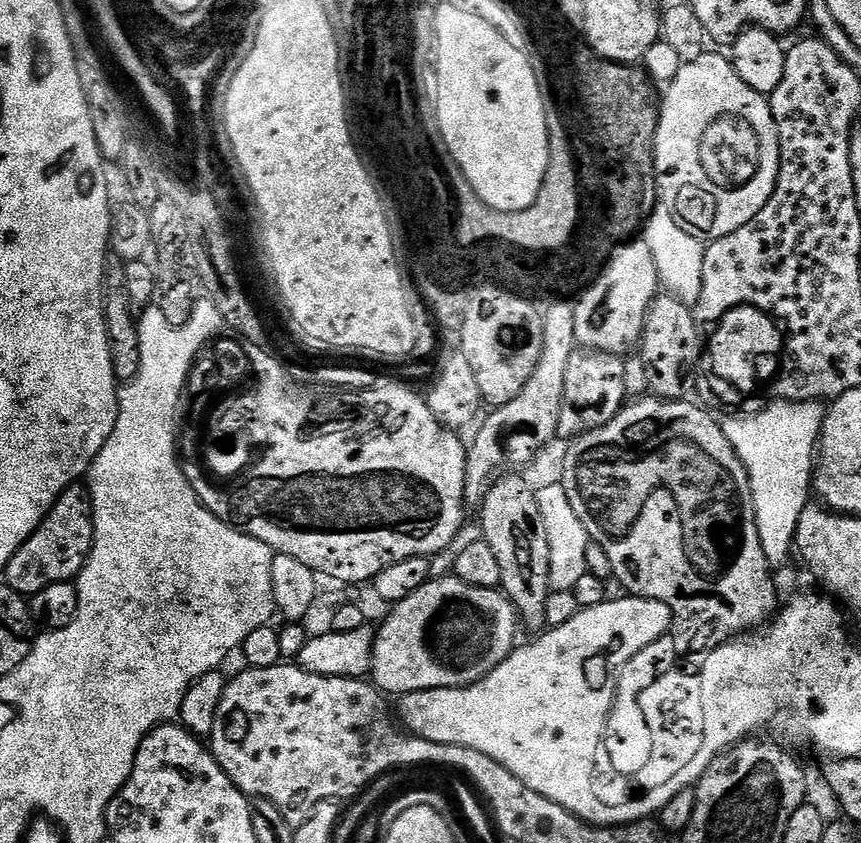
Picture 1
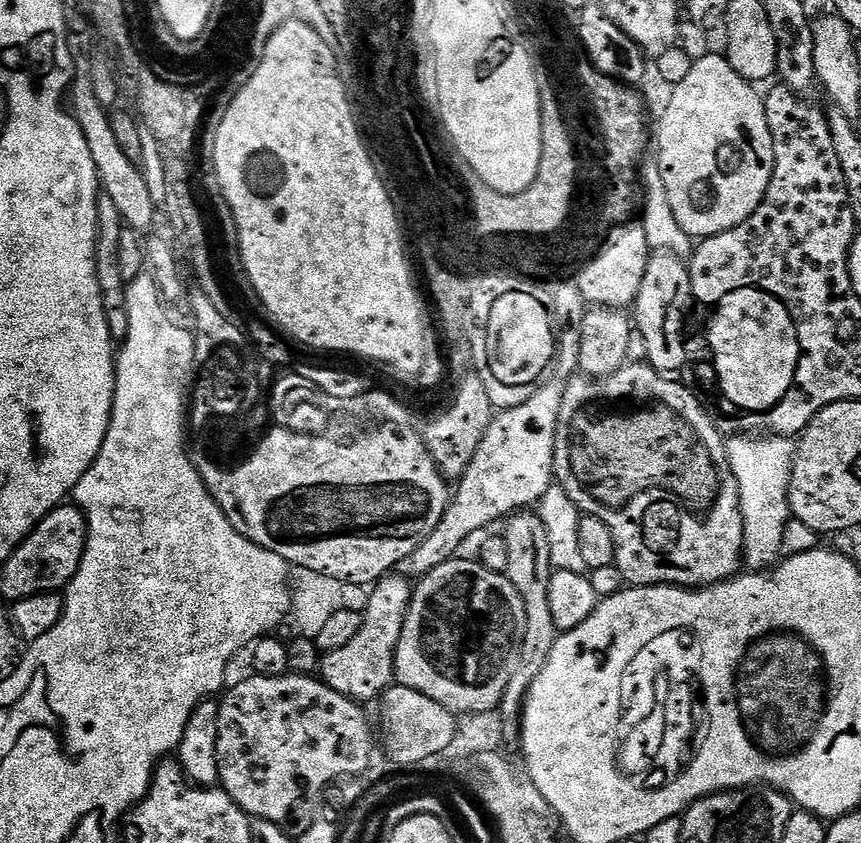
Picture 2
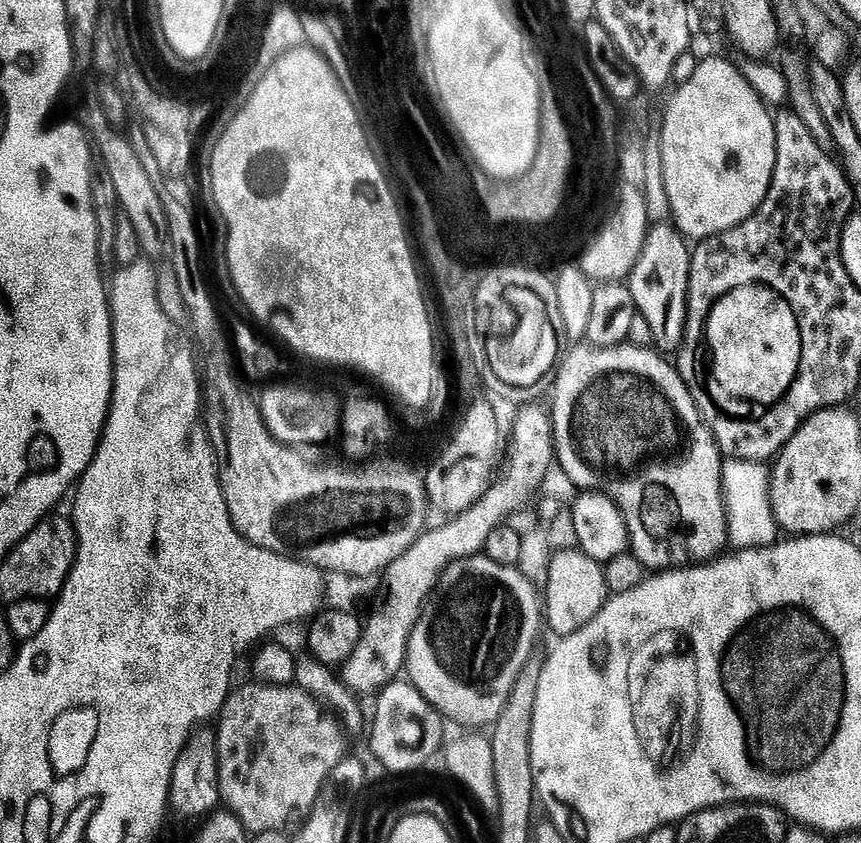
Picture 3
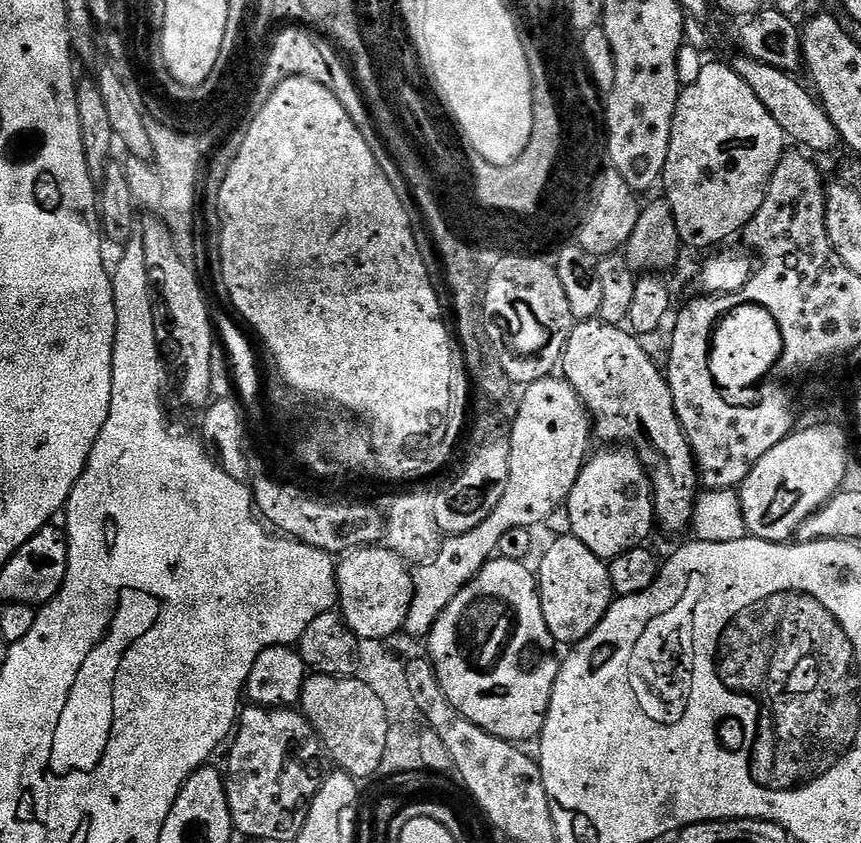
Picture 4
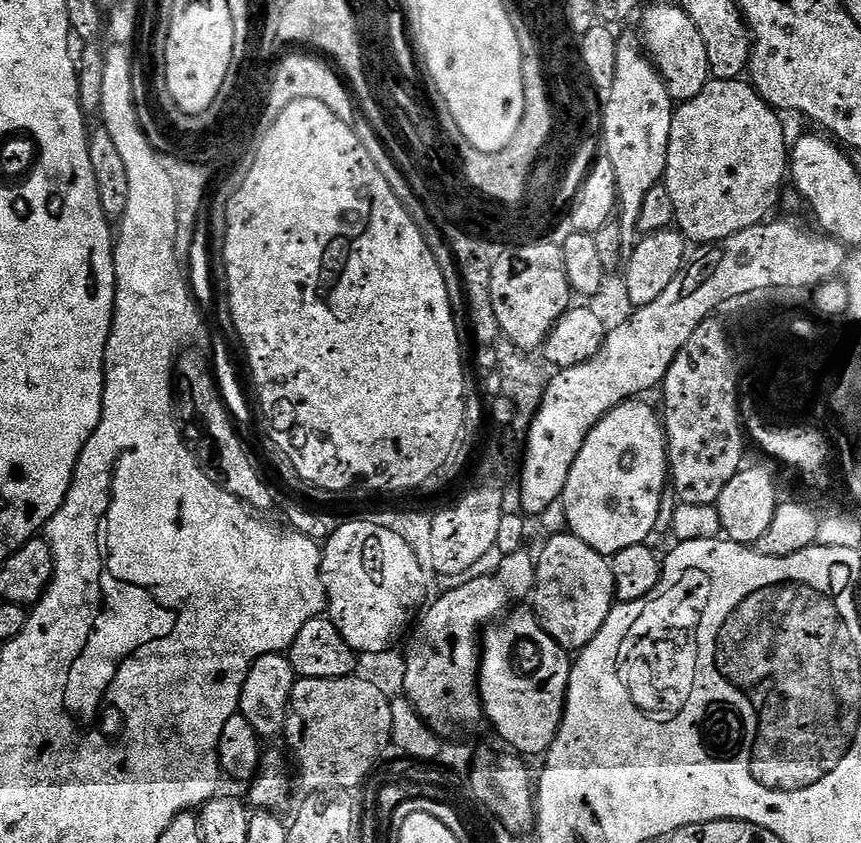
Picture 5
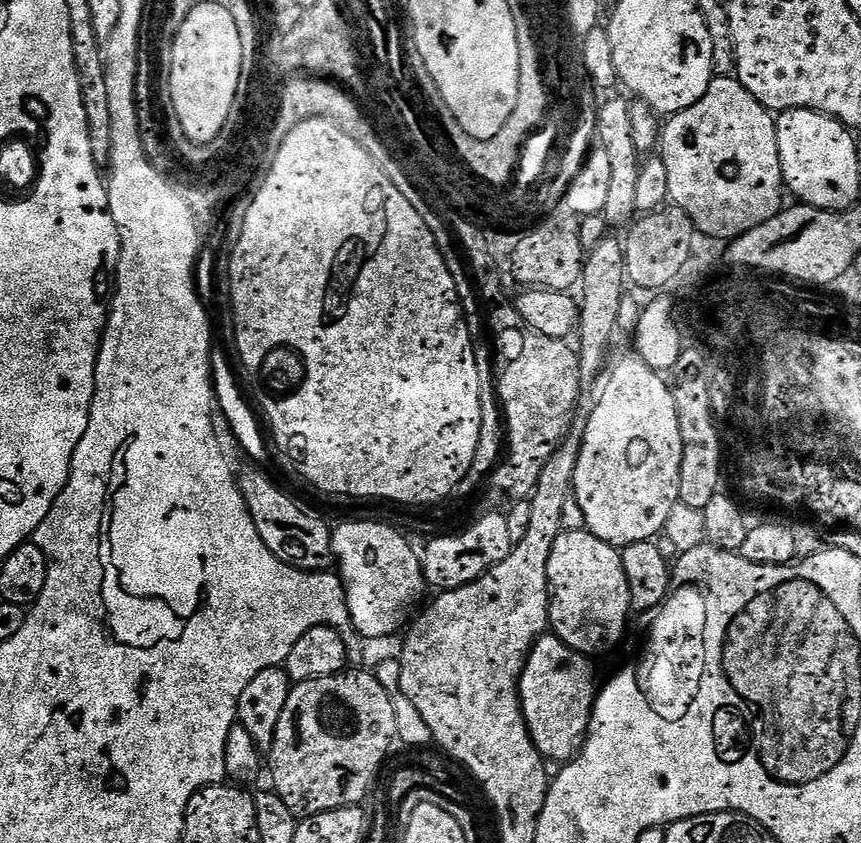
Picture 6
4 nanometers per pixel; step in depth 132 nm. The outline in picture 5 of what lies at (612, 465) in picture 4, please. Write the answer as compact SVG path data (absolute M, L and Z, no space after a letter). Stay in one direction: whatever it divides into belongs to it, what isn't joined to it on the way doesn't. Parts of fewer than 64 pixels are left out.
M629 398L623 404L619 404L617 408L611 408L590 430L582 450L578 450L578 458L574 458L574 466L570 466L570 478L566 478L566 490L562 499L566 510L567 531L576 535L582 542L586 542L588 546L593 547L598 554L607 558L618 554L618 550L626 550L626 546L638 546L649 539L647 536L655 530L656 523L660 520L660 503L664 500L664 488L666 492L666 485L670 480L668 474L668 439L664 437L663 423L657 409L655 412L650 405L643 404L644 402L640 398Z

